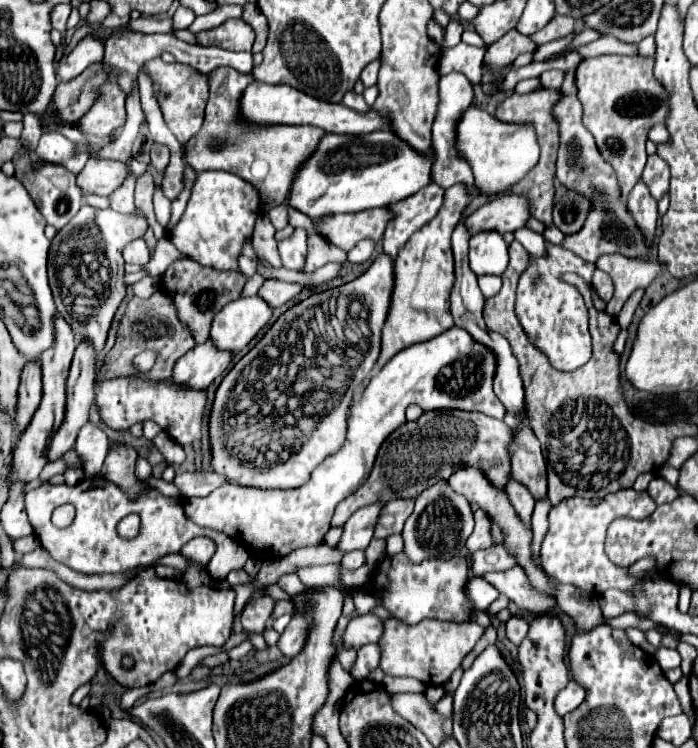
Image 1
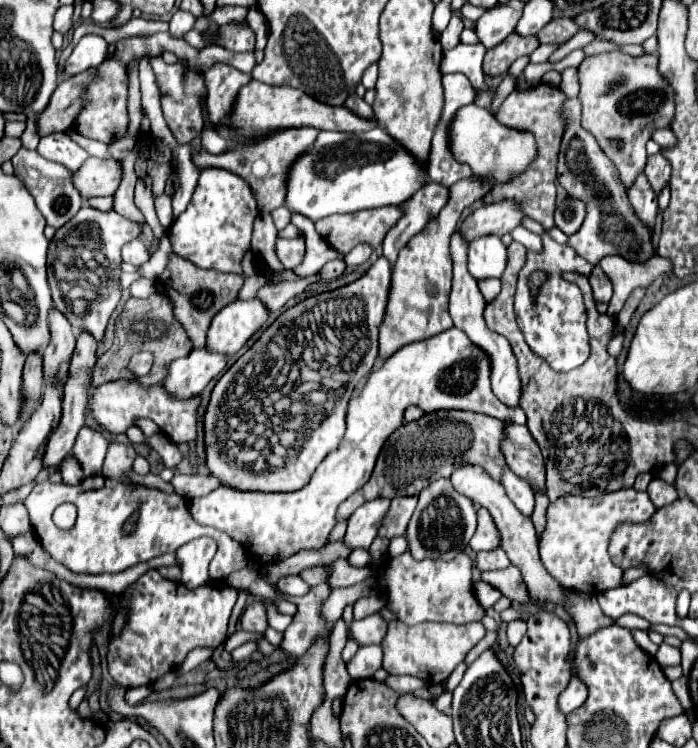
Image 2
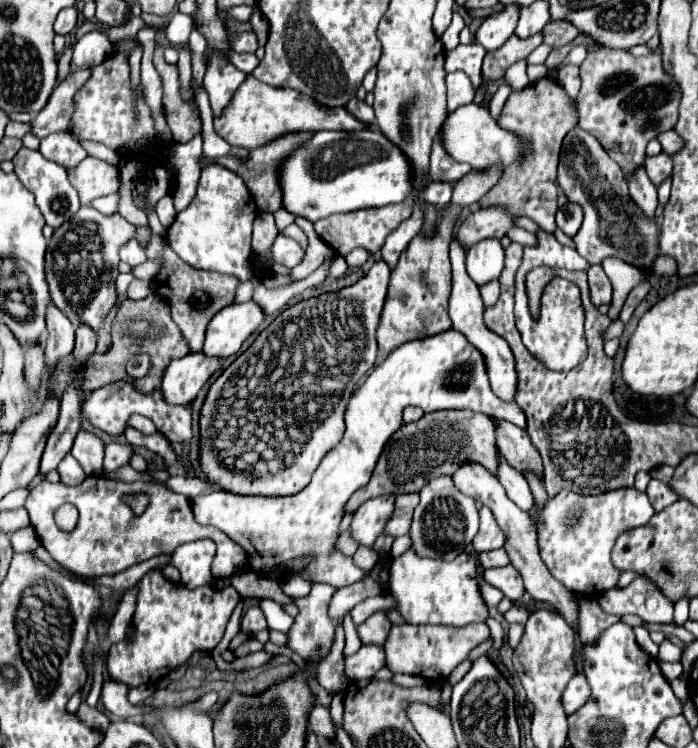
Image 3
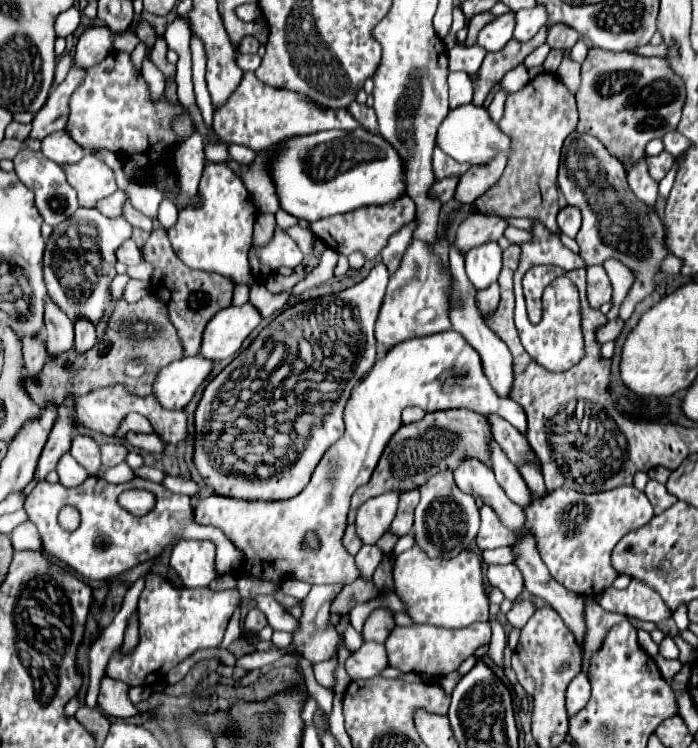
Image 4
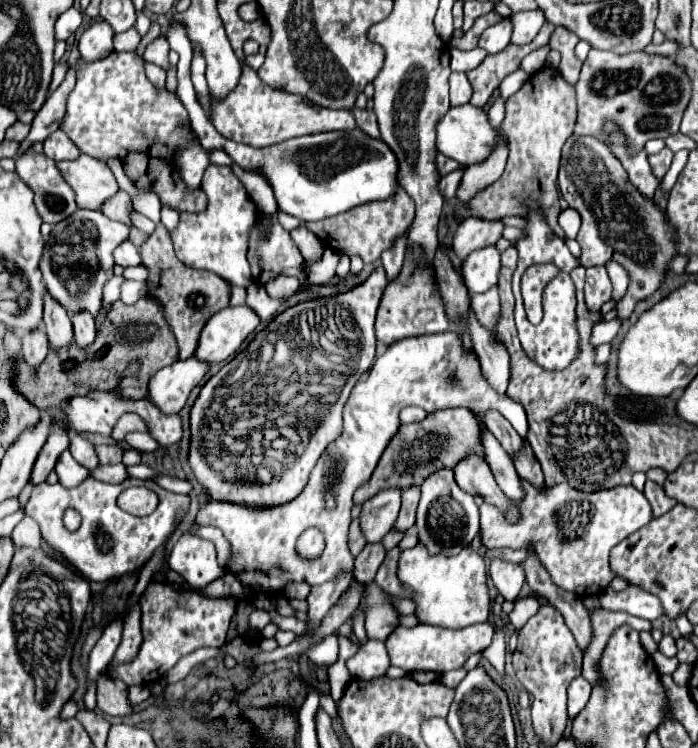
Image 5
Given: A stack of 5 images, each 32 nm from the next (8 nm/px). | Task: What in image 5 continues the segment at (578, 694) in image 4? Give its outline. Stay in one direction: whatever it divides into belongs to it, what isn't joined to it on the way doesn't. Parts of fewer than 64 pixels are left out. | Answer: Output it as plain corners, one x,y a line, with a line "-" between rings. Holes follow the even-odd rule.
578,676
572,680
570,688
568,688
568,716
574,718
590,700
590,690
592,686
588,684
588,680
584,676

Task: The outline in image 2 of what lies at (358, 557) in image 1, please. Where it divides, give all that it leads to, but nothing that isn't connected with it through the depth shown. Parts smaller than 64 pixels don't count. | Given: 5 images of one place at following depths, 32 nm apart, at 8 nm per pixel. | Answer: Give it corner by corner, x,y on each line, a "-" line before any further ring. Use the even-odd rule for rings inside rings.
357,548
348,557
352,566
367,566
371,563
371,556
367,549

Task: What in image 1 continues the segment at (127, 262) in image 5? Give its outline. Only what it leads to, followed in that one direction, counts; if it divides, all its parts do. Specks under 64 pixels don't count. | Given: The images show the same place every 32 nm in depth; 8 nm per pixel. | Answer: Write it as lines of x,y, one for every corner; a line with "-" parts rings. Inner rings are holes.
138,238
134,242
130,242
126,248
124,248
124,260
128,264
138,264
138,266
146,266
148,260
150,260
150,250
148,250
148,244
144,238

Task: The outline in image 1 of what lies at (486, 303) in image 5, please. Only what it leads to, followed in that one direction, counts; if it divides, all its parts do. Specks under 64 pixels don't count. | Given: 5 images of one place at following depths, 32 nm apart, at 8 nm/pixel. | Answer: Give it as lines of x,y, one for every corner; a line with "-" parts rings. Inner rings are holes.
480,276
478,282
480,282
482,294
484,294
486,298
490,298
490,296
498,294
498,290
500,290
500,286
502,286
502,276

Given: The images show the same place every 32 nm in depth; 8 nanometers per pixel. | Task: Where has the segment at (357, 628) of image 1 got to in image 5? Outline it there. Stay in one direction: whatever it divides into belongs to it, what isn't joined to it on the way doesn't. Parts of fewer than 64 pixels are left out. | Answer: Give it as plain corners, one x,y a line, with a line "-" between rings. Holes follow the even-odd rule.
372,582
372,590
364,600
364,608
368,640
386,640
386,636
390,636
390,632
398,626
398,612
394,610
390,596

